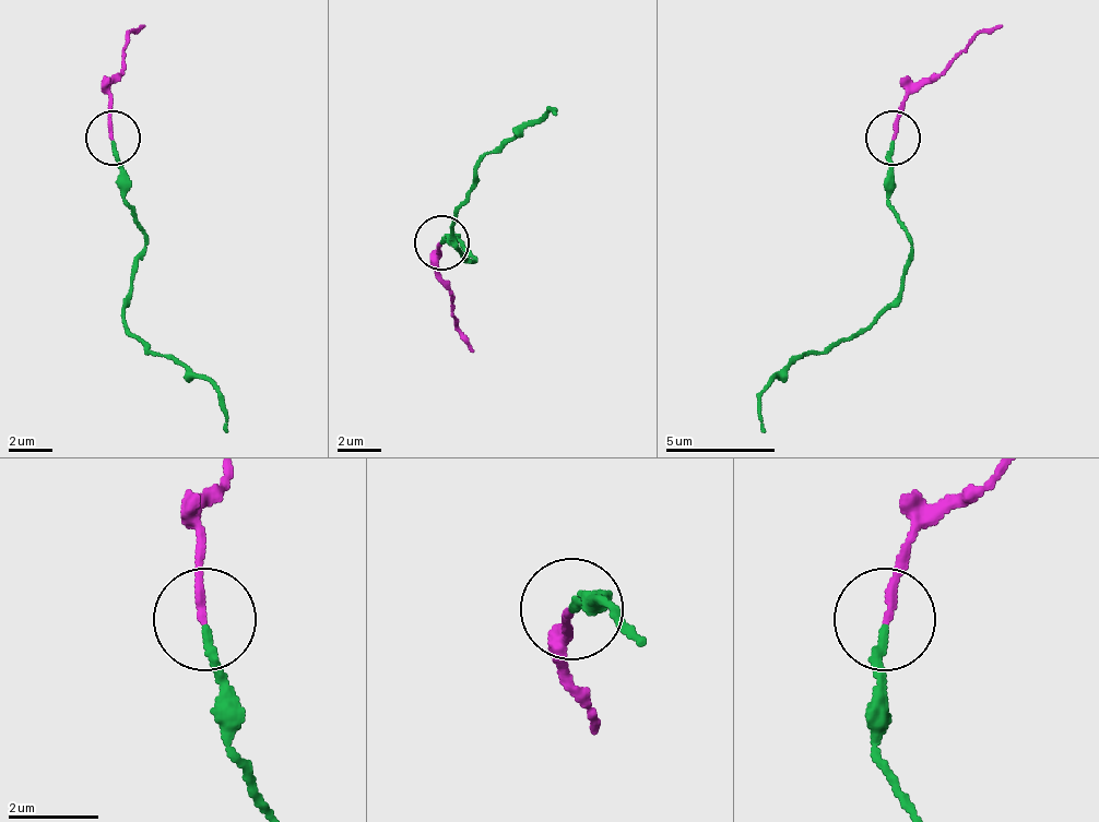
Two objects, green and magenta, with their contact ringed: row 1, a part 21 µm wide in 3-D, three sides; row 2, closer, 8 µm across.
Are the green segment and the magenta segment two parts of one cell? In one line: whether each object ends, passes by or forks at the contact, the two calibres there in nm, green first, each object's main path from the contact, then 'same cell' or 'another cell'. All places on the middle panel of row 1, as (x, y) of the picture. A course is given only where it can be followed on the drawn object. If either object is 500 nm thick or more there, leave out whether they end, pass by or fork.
green ends; magenta ends; calibres 170 and 180 nm; course green (442, 241), (453, 241), (475, 263), (459, 252), (453, 219), (475, 165), (497, 154), (546, 110), (552, 116); course magenta (442, 241), (437, 247), (437, 280), (453, 296), (453, 323), (475, 350); another cell

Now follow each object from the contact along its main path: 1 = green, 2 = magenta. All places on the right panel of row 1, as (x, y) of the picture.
1: (891, 142), (891, 207), (913, 245), (902, 288), (870, 321), (815, 354), (804, 354), (760, 392), (766, 430)
2: (891, 136), (897, 109), (973, 38), (1001, 27)

